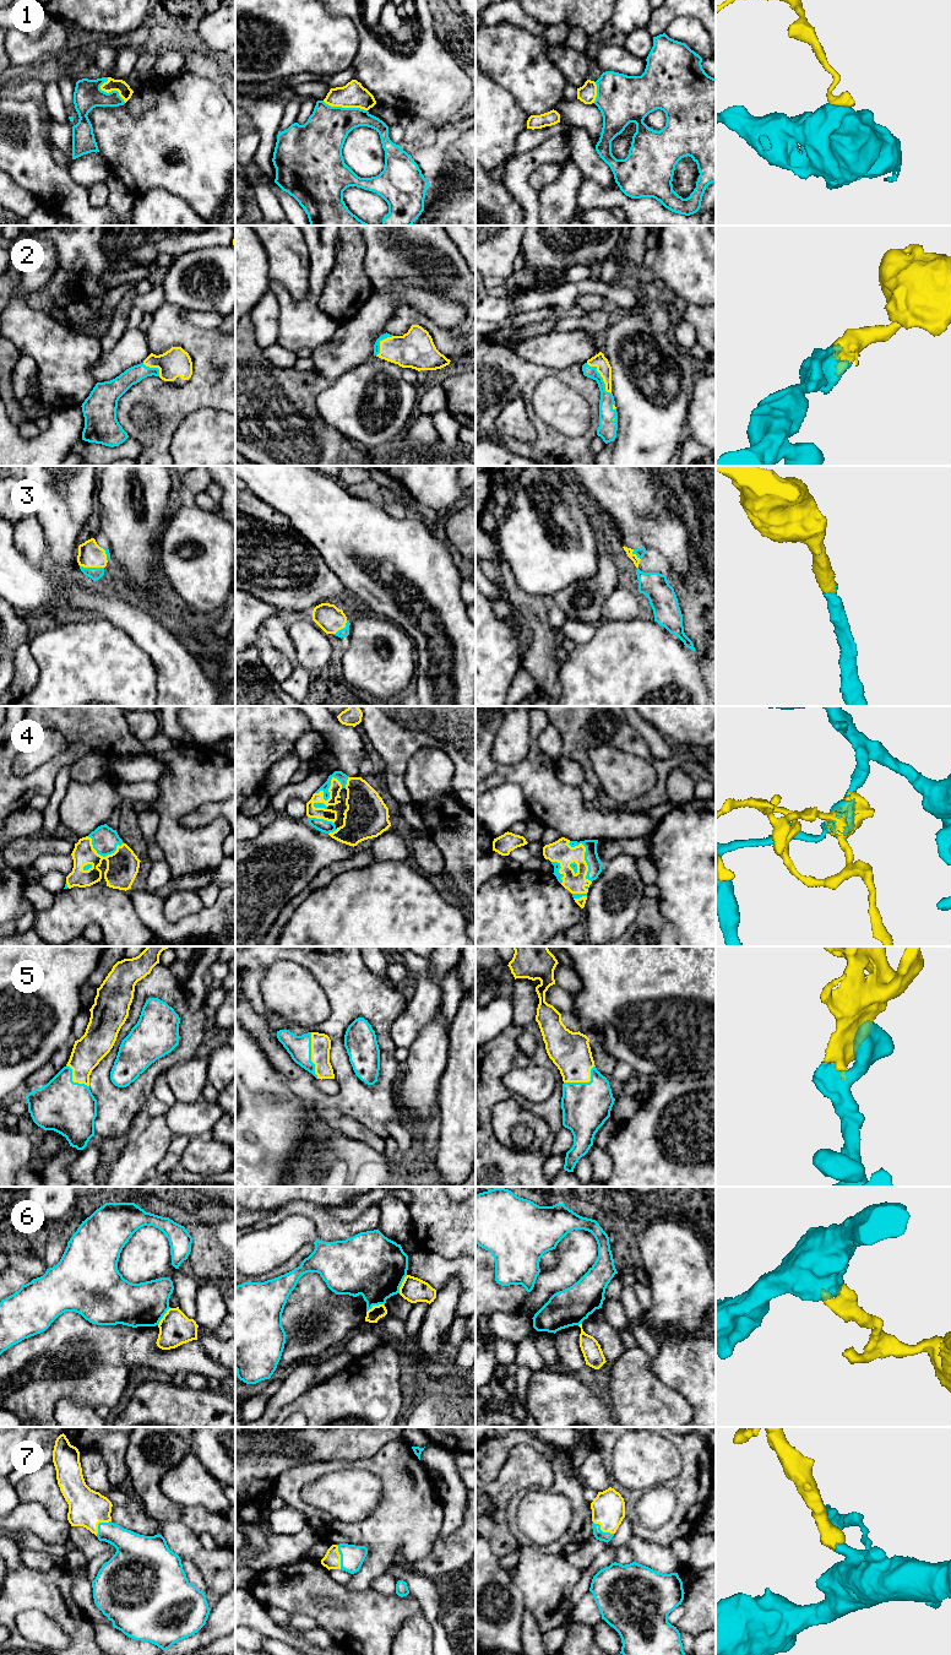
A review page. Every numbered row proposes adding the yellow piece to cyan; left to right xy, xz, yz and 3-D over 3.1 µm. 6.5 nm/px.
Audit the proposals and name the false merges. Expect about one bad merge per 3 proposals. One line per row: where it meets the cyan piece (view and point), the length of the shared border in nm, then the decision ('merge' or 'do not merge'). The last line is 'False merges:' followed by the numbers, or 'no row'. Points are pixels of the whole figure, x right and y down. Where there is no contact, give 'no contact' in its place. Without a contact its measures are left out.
1: xz (344, 108) | 300 nm | do not merge
2: yz (601, 376) | 260 nm | merge
3: xy (92, 568) | 160 nm | merge
4: yz (585, 856) | 300 nm | merge
5: xz (310, 1056) | 300 nm | merge
6: xz (375, 1304) | 130 nm | do not merge
7: xy (98, 1524) | 140 nm | merge
False merges: 1, 6

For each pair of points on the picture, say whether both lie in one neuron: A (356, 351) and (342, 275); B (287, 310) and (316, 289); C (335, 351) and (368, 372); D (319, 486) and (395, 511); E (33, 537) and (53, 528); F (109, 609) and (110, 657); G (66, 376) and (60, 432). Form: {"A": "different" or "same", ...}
{"A": "different", "B": "same", "C": "different", "D": "different", "E": "different", "F": "different", "G": "different"}

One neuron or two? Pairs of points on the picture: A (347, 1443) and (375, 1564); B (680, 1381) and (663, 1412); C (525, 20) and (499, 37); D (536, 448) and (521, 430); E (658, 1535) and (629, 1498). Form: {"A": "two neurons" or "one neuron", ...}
{"A": "two neurons", "B": "two neurons", "C": "two neurons", "D": "two neurons", "E": "one neuron"}

